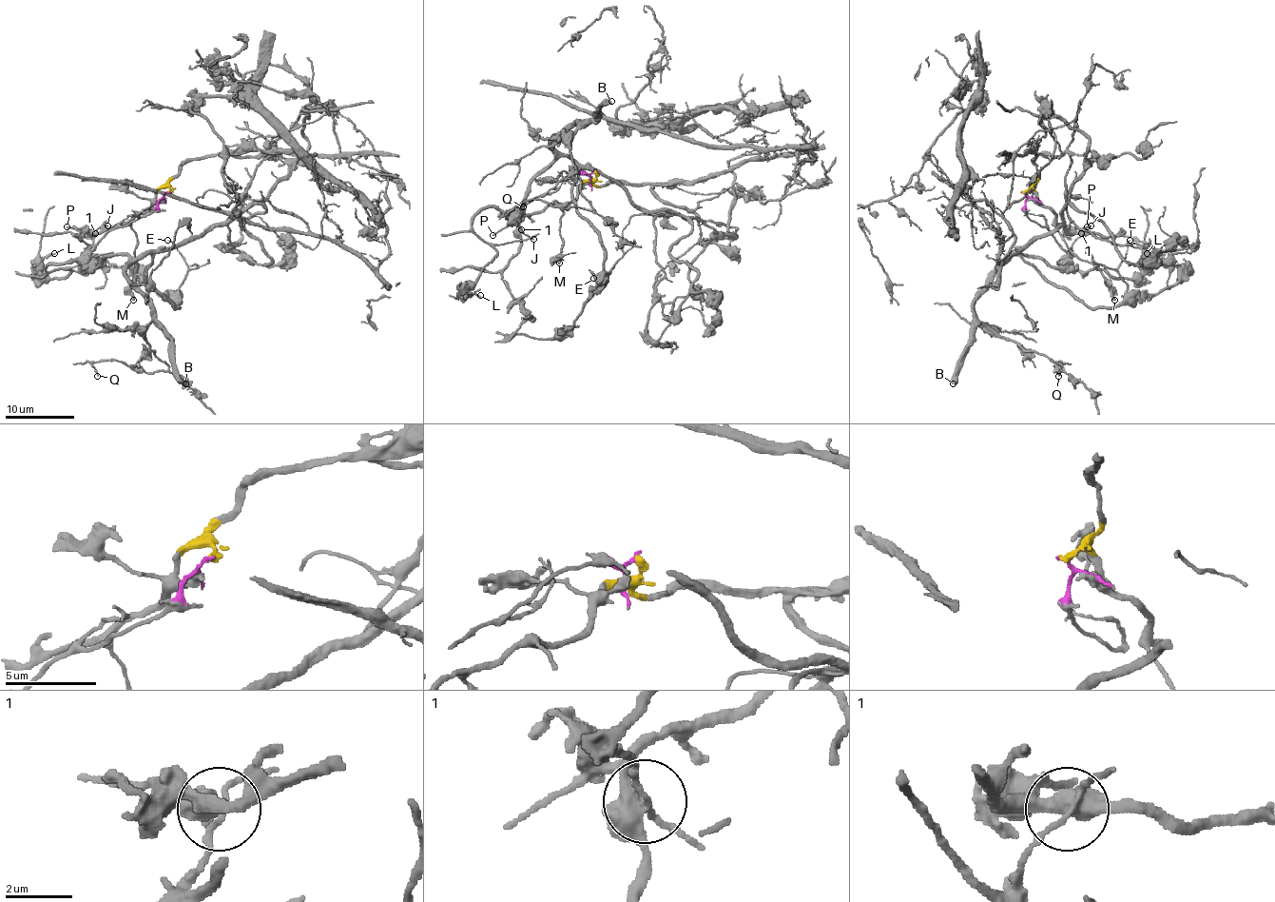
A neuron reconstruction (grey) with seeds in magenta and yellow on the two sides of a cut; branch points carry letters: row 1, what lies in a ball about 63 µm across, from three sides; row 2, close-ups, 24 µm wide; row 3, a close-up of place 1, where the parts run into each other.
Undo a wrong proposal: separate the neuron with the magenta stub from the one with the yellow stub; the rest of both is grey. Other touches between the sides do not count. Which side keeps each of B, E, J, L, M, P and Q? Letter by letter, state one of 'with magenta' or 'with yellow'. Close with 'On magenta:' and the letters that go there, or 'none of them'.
B: with magenta
E: with magenta
J: with magenta
L: with magenta
M: with yellow
P: with yellow
Q: with magenta
On magenta: B, E, J, L, Q

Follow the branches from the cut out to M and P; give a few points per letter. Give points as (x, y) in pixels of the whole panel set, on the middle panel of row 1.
M: (594, 171), (594, 178), (588, 178), (571, 201), (558, 203), (563, 213), (560, 263)
P: (594, 171), (594, 178), (588, 178), (569, 203), (554, 203), (520, 216), (492, 235)

